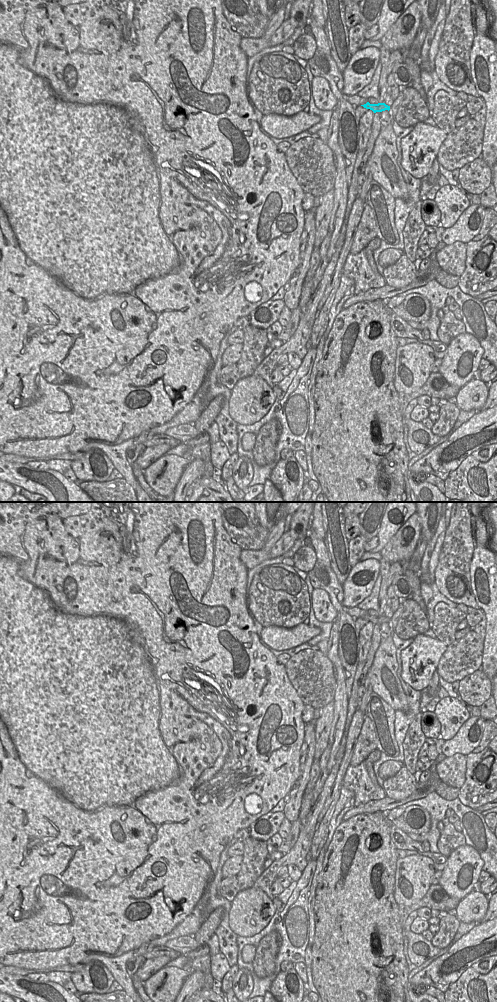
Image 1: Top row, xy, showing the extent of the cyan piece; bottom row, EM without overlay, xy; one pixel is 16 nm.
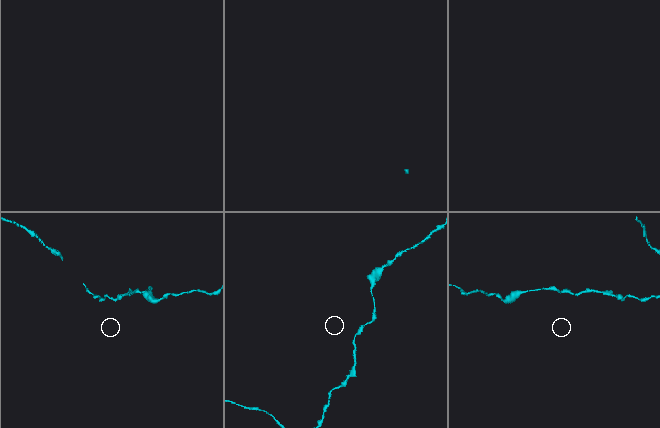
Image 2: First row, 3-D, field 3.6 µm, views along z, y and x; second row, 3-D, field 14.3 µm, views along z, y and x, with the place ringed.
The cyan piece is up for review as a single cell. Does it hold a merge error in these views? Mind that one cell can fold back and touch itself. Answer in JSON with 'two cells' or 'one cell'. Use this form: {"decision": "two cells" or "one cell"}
{"decision": "one cell"}

